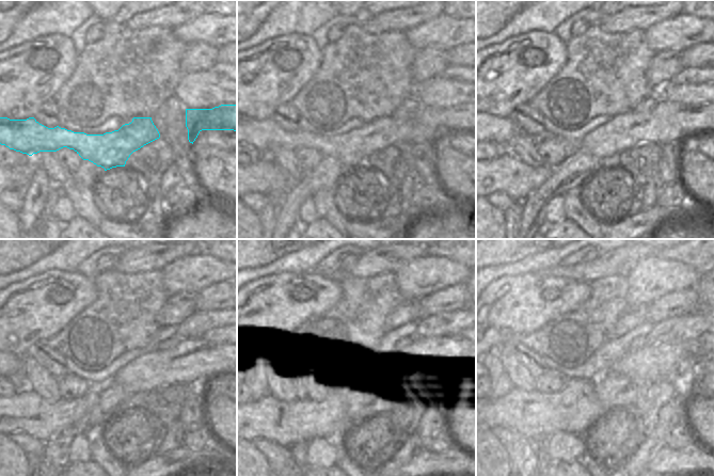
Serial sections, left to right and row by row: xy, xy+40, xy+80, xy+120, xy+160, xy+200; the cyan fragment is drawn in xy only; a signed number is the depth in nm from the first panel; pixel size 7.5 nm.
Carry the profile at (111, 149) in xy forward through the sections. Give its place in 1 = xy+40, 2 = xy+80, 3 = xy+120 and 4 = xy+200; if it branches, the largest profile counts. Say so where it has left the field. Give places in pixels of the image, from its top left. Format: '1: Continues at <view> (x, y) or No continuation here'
1: Continues at xy+40 (430, 125)
2: Continues at xy+80 (668, 123)
3: Continues at xy+120 (191, 362)
4: Continues at xy+200 (675, 362).

